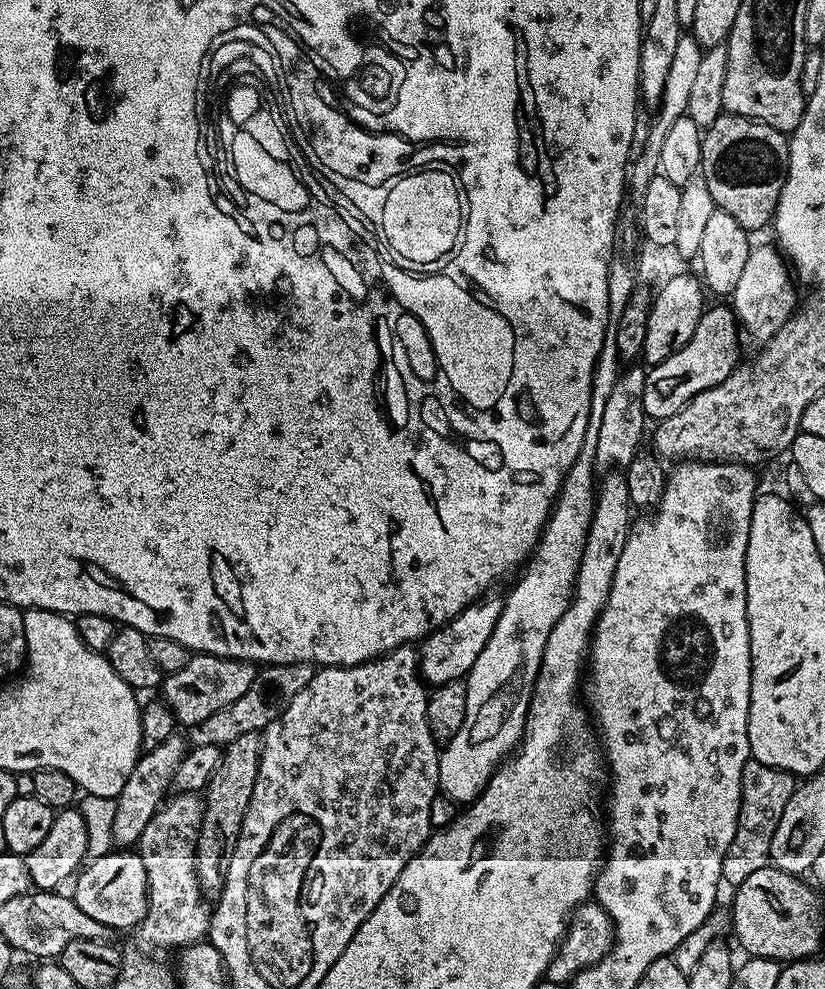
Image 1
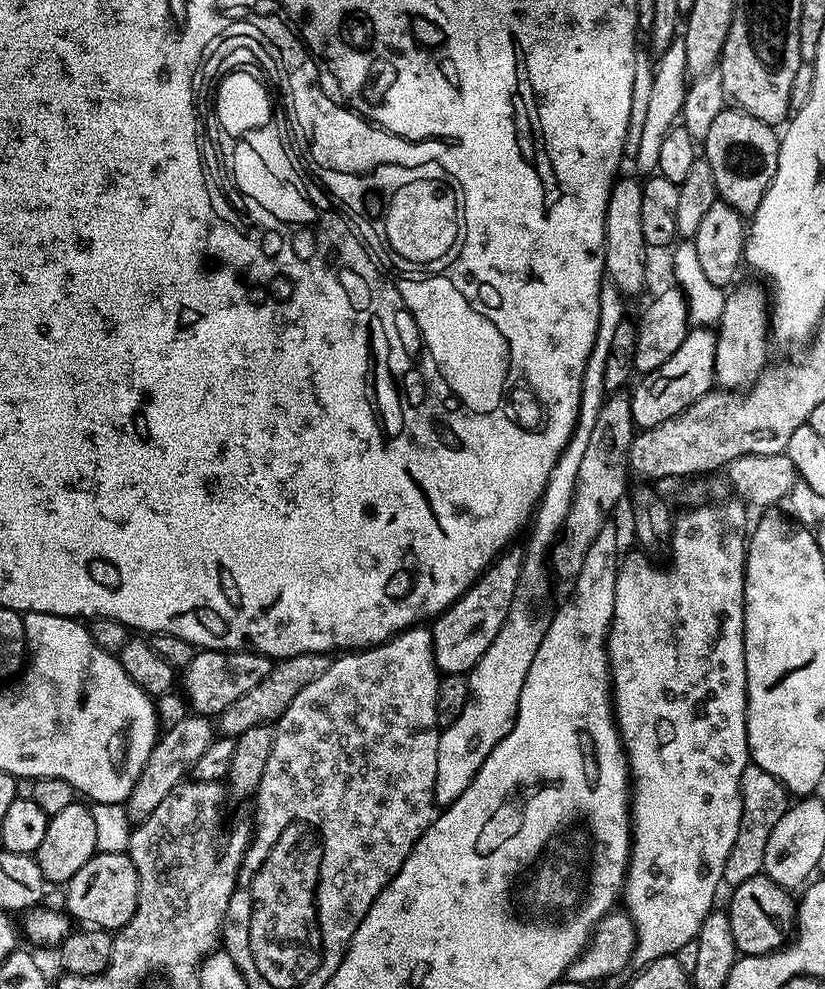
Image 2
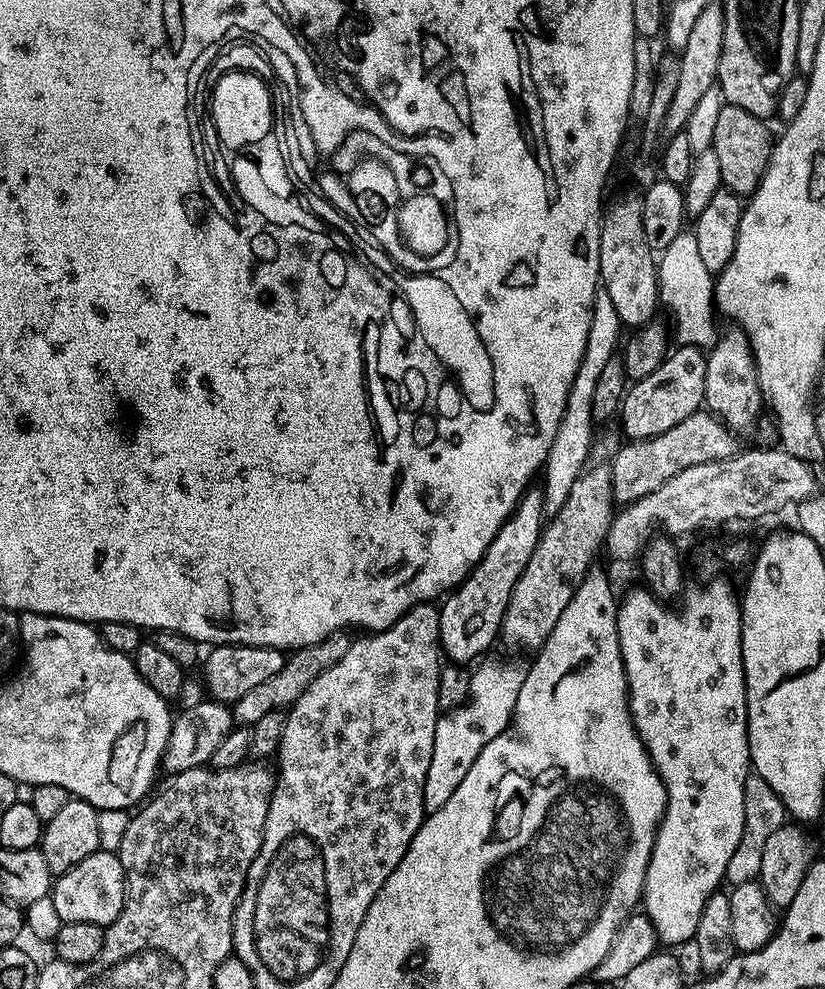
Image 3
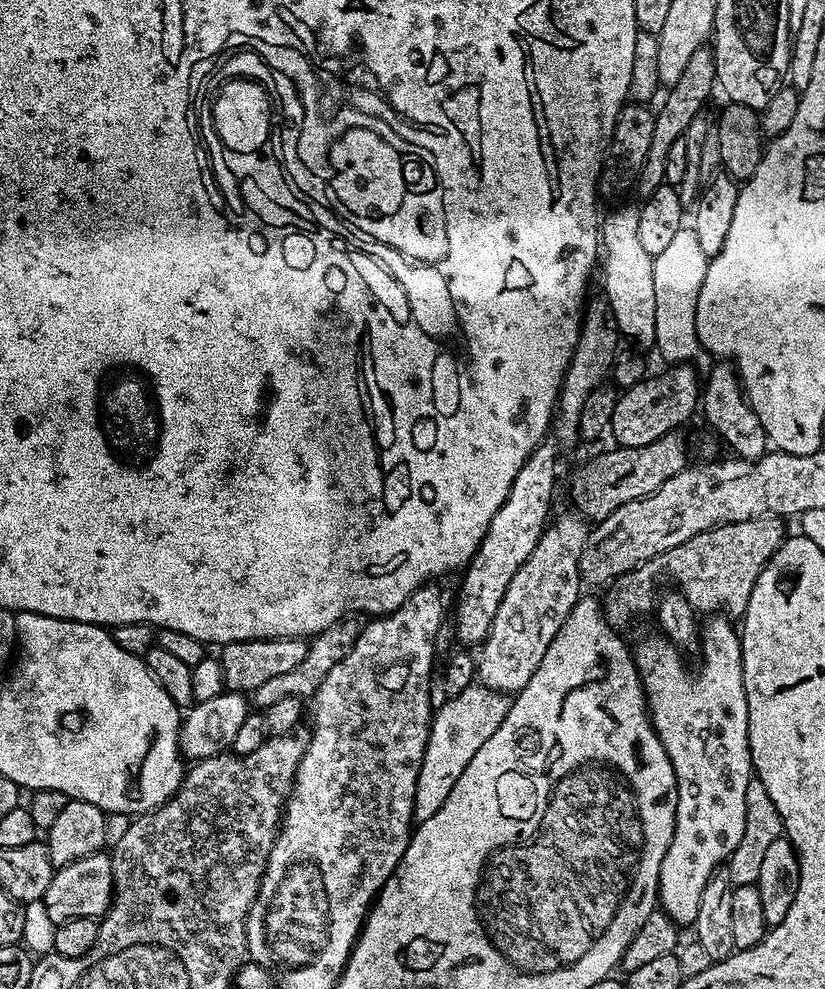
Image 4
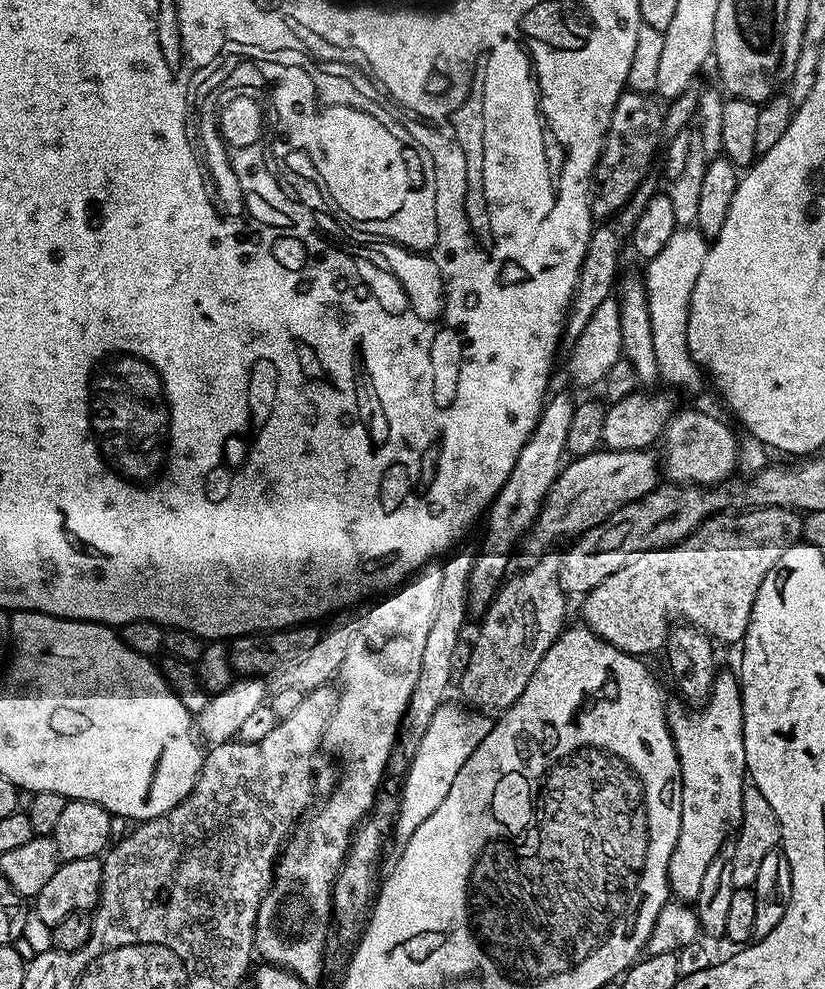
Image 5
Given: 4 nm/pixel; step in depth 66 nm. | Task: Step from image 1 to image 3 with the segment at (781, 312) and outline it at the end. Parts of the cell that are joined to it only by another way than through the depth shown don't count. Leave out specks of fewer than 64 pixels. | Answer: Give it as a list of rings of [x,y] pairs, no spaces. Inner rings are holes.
[[[731,330],[717,339],[716,345],[707,353],[706,386],[703,407],[717,416],[731,432],[743,434],[756,424],[762,409],[760,383],[756,372],[756,360],[745,332]]]

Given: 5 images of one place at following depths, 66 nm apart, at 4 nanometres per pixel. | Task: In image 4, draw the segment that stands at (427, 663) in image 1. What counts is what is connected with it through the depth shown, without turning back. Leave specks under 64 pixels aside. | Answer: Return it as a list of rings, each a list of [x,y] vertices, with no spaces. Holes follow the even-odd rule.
[[[546,438],[532,451],[530,458],[526,458],[522,470],[518,470],[514,477],[510,494],[506,494],[506,502],[502,502],[502,506],[498,506],[498,514],[490,518],[490,526],[478,550],[459,577],[460,589],[456,592],[456,636],[464,643],[461,645],[468,646],[471,640],[473,645],[483,644],[494,622],[494,614],[498,614],[498,605],[502,603],[502,597],[505,596],[510,581],[514,579],[514,574],[518,574],[518,566],[522,566],[522,562],[530,558],[534,546],[538,546],[538,538],[542,538],[544,529],[550,523],[553,515],[552,495],[556,492],[556,459],[560,456],[556,447],[558,444],[555,439]]]

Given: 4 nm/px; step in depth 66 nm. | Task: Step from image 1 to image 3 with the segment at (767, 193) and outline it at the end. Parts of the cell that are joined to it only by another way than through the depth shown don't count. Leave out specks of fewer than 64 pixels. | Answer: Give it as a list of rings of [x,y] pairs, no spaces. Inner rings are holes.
[[[725,103],[718,114],[718,122],[714,129],[712,149],[718,157],[718,166],[722,169],[721,185],[735,192],[741,198],[751,197],[756,187],[768,169],[772,157],[774,136],[768,133],[768,128],[761,117],[750,114],[738,106]]]

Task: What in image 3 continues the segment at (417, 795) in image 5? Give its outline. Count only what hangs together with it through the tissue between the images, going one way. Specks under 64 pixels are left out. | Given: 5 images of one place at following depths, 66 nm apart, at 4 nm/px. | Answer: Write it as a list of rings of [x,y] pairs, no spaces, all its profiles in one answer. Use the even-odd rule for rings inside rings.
[[[487,660],[479,665],[480,669],[472,672],[468,701],[455,711],[445,711],[436,721],[434,754],[430,758],[430,770],[426,774],[424,787],[425,813],[431,814],[446,806],[450,794],[458,790],[458,782],[466,778],[466,770],[470,770],[474,758],[482,754],[486,742],[498,738],[498,734],[502,734],[512,720],[518,690],[522,690],[525,665],[515,664],[512,660]]]

